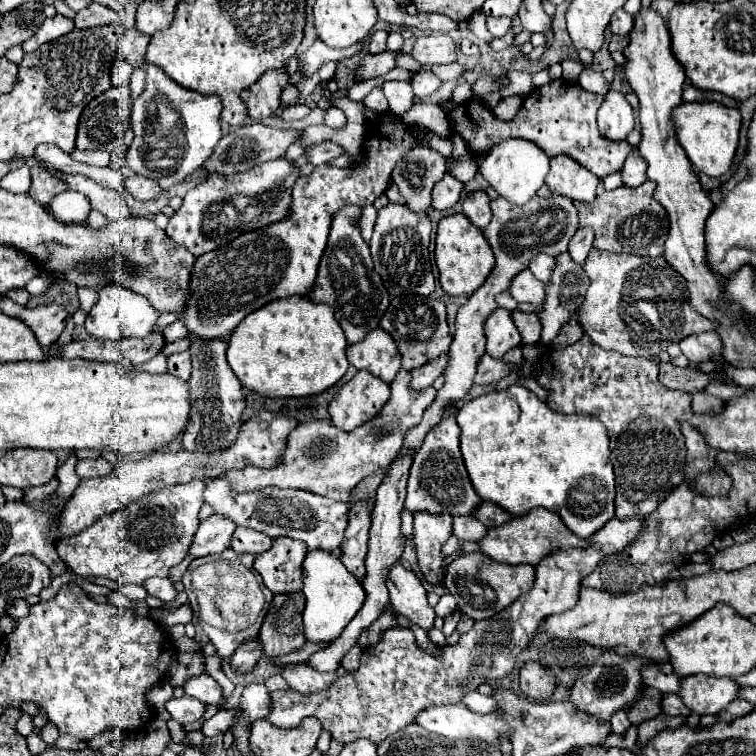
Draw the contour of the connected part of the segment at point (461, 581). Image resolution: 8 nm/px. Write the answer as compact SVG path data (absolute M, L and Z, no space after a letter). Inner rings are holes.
M466 552L462 556L456 556L446 566L444 586L456 598L462 614L470 616L472 620L484 620L484 618L498 614L500 610L508 608L516 598L526 594L534 584L534 578L536 578L534 574L536 574L536 570L530 564L510 566L510 564L492 560L482 552Z

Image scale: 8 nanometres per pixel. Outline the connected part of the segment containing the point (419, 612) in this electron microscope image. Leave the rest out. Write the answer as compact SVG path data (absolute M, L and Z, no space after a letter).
M394 564L390 568L386 586L390 590L390 604L394 610L424 630L434 626L434 608L428 604L426 590L412 570L404 568L402 564Z

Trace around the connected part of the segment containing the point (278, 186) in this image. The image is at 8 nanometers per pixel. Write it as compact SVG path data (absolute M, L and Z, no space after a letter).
M284 158L264 162L262 166L254 166L234 176L210 174L206 182L198 184L184 196L182 206L174 212L166 226L166 234L170 234L170 238L174 238L180 246L186 246L194 256L202 256L204 252L232 242L244 232L286 220L292 202L292 186L298 176L300 168Z

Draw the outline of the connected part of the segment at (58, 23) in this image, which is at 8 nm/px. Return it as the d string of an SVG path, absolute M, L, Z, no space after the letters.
M58 14L58 16L54 16L54 18L46 18L44 24L36 30L36 34L22 44L22 50L24 50L24 52L34 52L34 50L38 50L44 42L56 40L56 38L64 36L66 32L70 32L72 28L74 28L74 22L72 22L70 18L66 18L66 16L62 16L62 14Z

